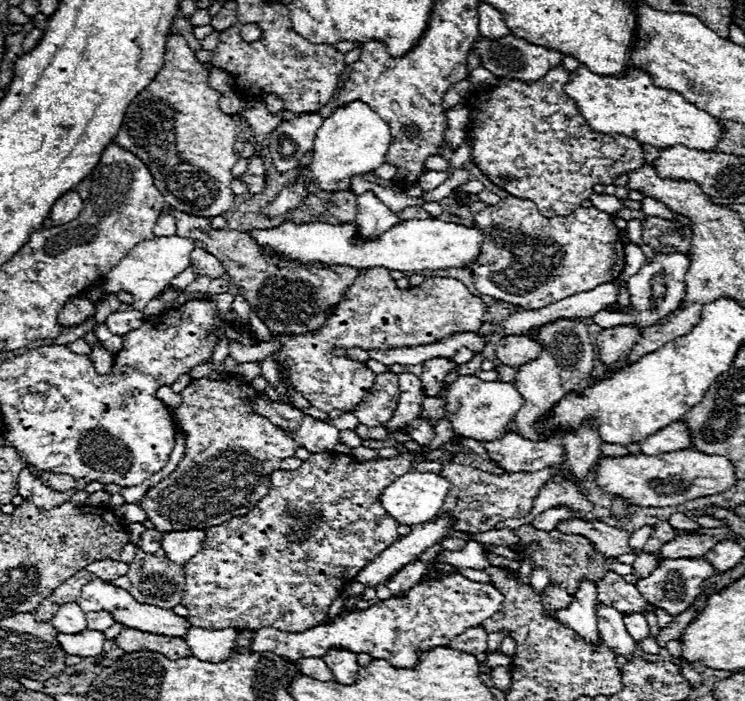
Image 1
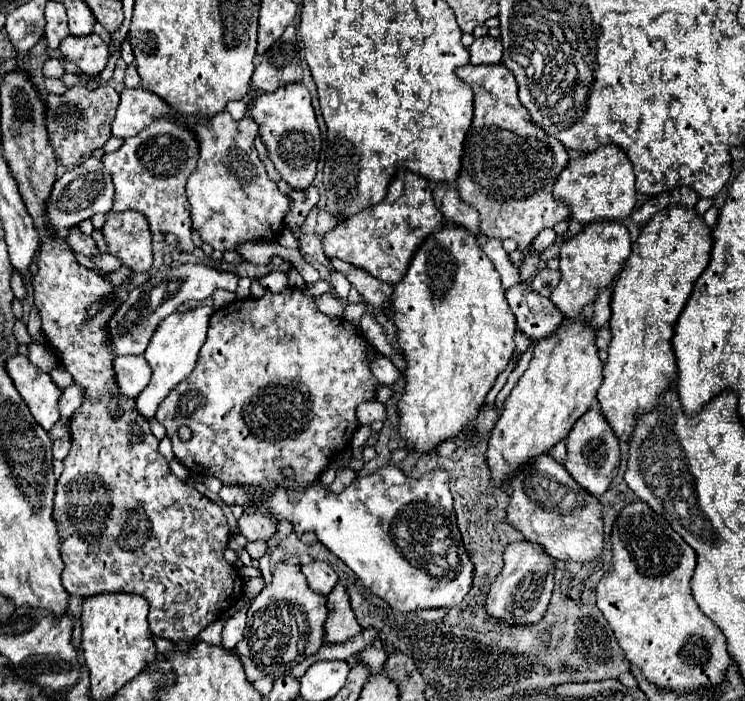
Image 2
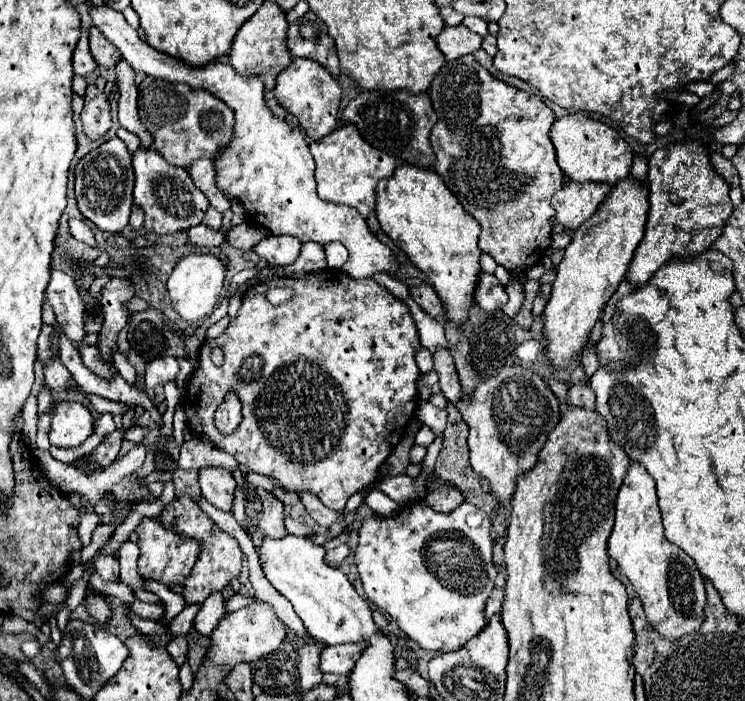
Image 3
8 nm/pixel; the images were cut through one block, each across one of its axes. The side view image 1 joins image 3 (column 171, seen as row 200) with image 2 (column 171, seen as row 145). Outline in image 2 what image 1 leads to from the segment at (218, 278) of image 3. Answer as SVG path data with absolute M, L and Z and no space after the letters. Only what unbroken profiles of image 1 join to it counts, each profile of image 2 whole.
M196 306L184 314L182 312L170 314L168 318L164 318L158 324L158 328L156 328L146 352L144 352L148 366L152 366L152 378L150 378L150 384L136 396L136 410L140 410L140 414L146 420L156 416L160 402L170 394L170 390L176 384L180 384L184 378L188 378L188 374L194 370L198 352L206 340L208 320L210 320L212 312L214 312L212 306Z

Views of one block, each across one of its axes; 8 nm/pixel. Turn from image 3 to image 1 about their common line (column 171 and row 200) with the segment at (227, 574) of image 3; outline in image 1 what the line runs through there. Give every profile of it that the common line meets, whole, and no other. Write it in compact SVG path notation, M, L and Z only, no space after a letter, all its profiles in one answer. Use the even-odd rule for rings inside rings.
M504 198L498 206L486 206L486 210L474 216L474 226L482 230L484 240L480 244L478 258L470 264L474 286L480 294L516 304L524 310L542 308L558 302L566 296L588 292L604 282L612 282L624 270L624 244L618 228L610 222L610 214L590 208L576 208L570 216L546 218L538 212L536 204L522 198ZM498 240L534 240L534 242L498 242Z

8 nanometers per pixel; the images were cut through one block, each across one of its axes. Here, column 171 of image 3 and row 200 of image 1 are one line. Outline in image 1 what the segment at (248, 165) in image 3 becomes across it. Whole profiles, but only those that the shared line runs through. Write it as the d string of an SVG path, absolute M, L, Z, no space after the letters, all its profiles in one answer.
M70 190L54 202L48 216L54 220L56 226L62 226L62 224L78 218L80 212L82 212L82 198L74 190Z

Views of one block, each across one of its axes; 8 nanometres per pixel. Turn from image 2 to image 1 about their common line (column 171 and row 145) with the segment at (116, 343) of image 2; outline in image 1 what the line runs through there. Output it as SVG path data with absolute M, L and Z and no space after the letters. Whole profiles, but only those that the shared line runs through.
M304 114L282 122L270 134L268 156L278 172L298 168L302 156L314 152L314 136L322 124L324 118L320 114Z

